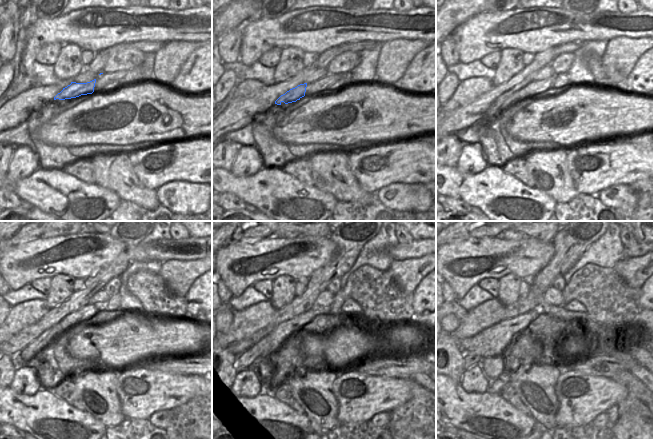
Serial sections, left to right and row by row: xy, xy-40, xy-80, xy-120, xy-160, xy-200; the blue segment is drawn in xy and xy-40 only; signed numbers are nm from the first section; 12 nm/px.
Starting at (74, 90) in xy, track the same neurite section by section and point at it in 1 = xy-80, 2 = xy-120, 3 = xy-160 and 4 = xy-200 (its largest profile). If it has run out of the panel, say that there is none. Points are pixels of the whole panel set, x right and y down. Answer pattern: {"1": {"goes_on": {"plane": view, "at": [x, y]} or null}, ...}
{"1": {"goes_on": {"plane": "xy-80", "at": [496, 106]}}, "2": {"goes_on": {"plane": "xy-120", "at": [37, 345]}}, "3": {"goes_on": {"plane": "xy-160", "at": [245, 360]}}, "4": {"goes_on": {"plane": "xy-200", "at": [470, 359]}}}

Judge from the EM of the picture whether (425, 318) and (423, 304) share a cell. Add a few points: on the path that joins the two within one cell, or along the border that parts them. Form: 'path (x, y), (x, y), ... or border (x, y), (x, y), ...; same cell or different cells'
border (425, 310), (420, 313), (414, 313); different cells

